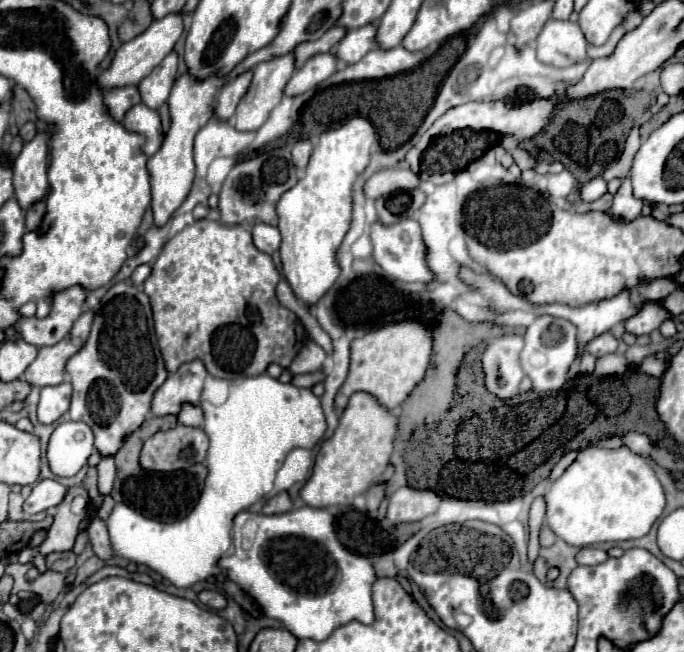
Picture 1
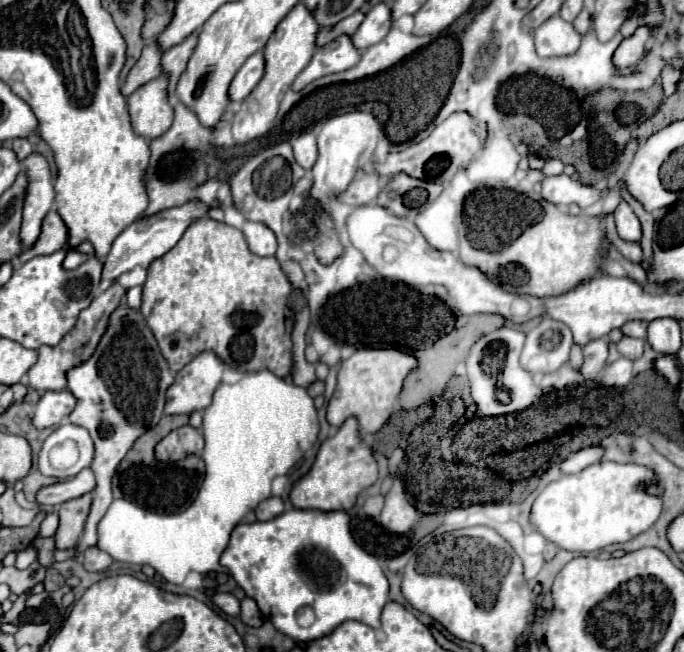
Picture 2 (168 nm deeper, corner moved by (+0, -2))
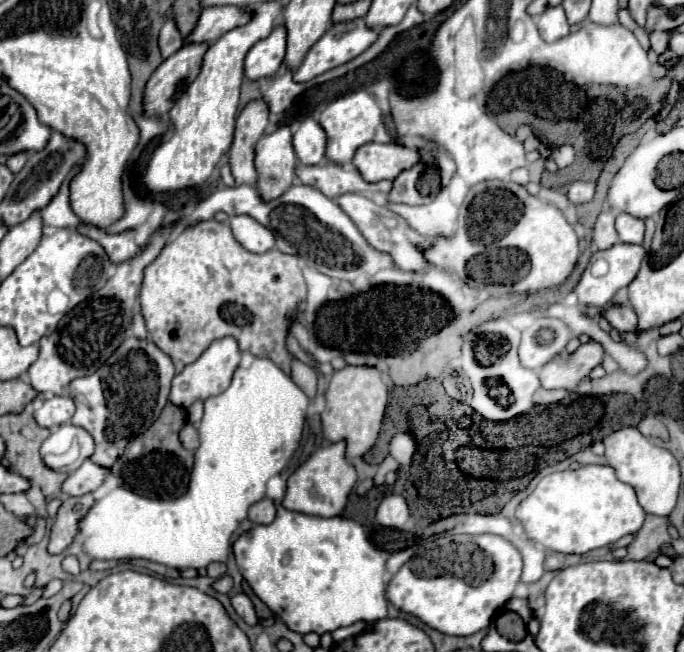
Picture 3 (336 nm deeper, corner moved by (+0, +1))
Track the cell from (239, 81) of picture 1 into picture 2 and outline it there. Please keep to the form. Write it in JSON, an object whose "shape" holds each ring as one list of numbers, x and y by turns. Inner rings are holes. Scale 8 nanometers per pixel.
{"shape":[[256,52,242,64,238,74,234,76,230,84,230,100,232,102,244,100,258,86,262,76,264,76,264,52]]}

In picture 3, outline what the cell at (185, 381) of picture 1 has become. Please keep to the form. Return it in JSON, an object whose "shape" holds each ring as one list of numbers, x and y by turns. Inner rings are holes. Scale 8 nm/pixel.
{"shape":[[224,337,224,339,214,341,194,363,186,365,184,371,178,373,172,379,170,403,176,405,176,407,182,407,182,409,188,409,198,399,204,401,208,397,214,397,214,395,222,393,228,387,228,381,232,379,232,373,236,371,238,361,240,361,240,351,238,351,238,345,232,337]]}

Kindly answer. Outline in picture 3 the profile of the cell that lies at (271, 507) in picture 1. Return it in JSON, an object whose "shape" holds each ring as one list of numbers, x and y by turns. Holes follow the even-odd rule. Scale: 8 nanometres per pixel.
{"shape":[[262,499,248,511,248,519,252,523,272,523,276,517,276,505,272,499]]}

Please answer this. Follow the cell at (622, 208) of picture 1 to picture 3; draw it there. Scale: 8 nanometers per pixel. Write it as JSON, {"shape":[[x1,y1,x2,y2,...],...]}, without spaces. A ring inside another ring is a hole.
{"shape":[[620,213,616,217,616,231,622,243,634,243,640,245,644,237,644,221,638,217,632,217,628,213]]}

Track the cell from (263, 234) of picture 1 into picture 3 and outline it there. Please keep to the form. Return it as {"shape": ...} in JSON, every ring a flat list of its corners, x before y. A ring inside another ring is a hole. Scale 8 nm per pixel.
{"shape":[[248,215,232,217,230,227,232,227,238,243,252,253,266,253,276,247,276,239,272,237,272,231]]}

